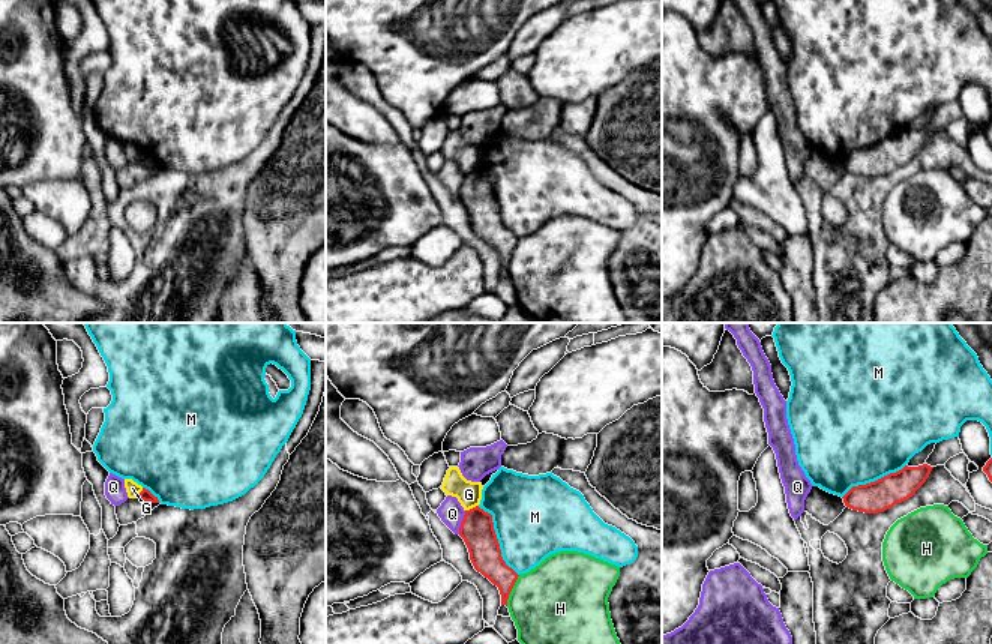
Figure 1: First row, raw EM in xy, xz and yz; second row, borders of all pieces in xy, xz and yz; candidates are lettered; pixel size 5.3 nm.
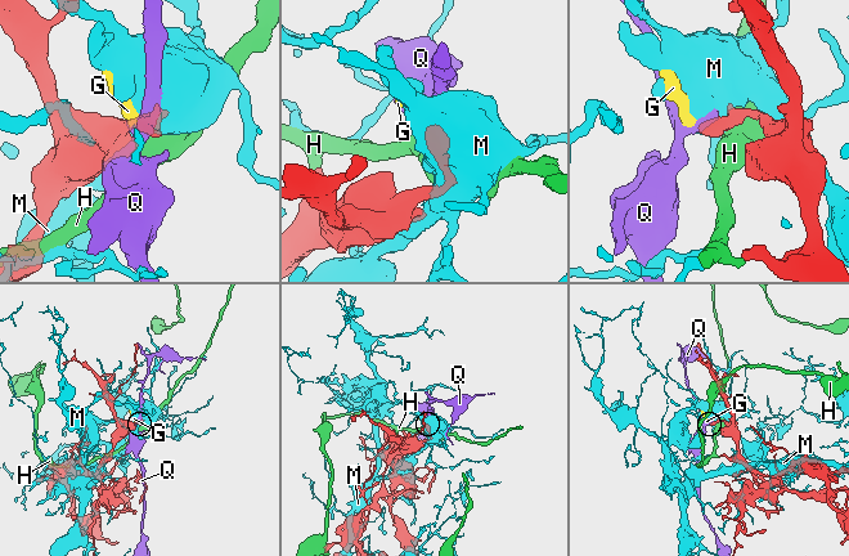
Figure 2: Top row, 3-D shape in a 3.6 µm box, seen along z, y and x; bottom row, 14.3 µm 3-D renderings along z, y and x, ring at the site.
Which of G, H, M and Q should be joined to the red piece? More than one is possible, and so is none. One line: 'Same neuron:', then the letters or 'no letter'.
Same neuron: no letter

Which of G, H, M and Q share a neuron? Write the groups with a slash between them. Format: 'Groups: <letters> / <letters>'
Groups: G / H / M / Q

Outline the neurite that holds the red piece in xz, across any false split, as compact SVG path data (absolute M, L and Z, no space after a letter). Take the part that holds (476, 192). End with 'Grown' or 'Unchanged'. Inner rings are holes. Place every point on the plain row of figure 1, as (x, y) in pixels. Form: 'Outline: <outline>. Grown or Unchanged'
Outline: M479 170L465 174L459 200L468 212L474 233L498 251L501 269L507 270L509 258L519 239L501 221L492 179Z. Unchanged

